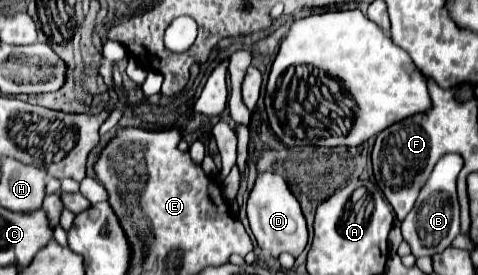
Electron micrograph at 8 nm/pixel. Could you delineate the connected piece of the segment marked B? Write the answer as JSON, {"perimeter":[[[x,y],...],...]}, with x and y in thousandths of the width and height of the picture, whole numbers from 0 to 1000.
{"perimeter":[[[950,556],[929,564],[912,593],[887,687],[879,695],[870,753],[841,804],[845,876],[858,891],[866,935],[916,927],[921,913],[929,913],[929,898],[941,898],[946,869],[962,847],[962,753],[958,753],[958,716],[954,716],[954,644],[962,615],[967,615],[962,564],[950,564]]]}

